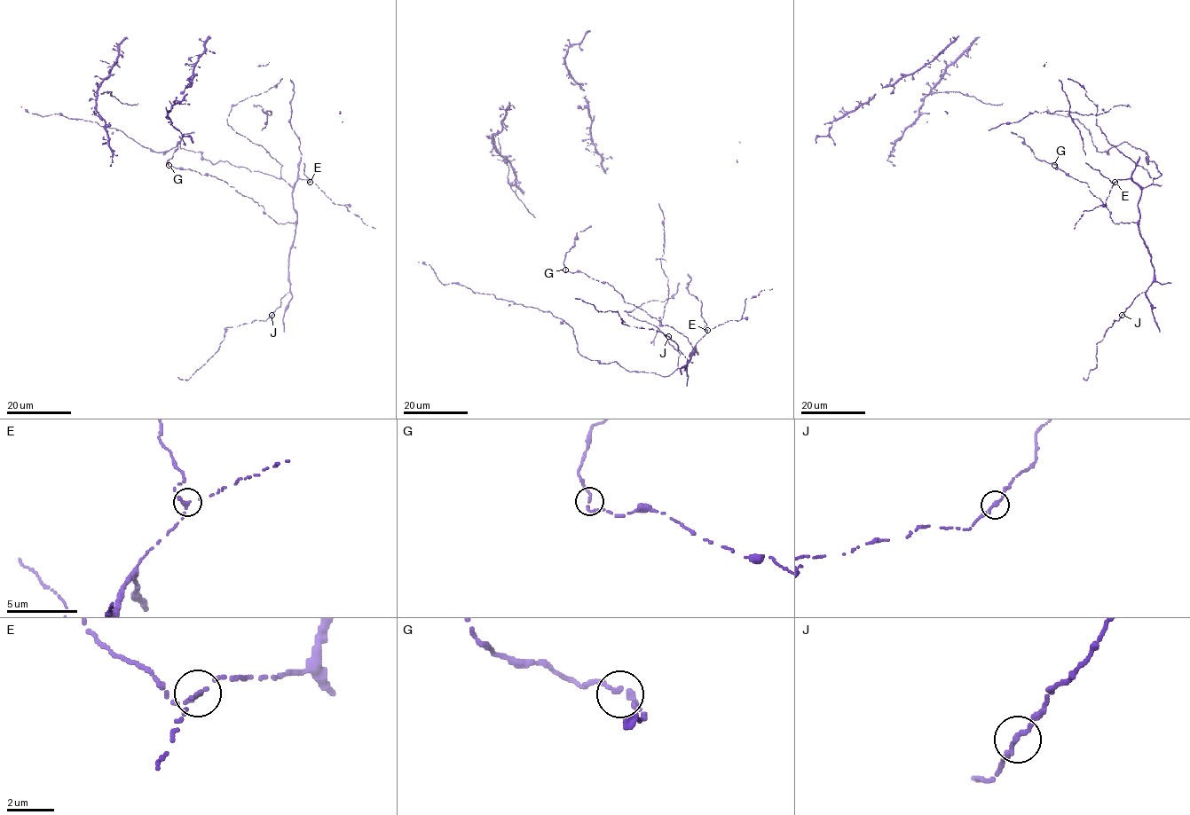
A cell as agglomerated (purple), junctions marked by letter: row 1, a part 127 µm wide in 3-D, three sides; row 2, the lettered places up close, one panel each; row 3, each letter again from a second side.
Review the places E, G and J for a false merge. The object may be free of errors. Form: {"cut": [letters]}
{"cut": []}

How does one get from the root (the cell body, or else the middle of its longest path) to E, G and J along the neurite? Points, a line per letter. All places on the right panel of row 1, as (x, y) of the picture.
E: (1089, 190), (1106, 206), (1115, 224), (1137, 223), (1139, 216), (1138, 202), (1141, 189), (1130, 178), (1115, 182)
G: (1089, 190), (1087, 183), (1057, 169), (1054, 165)
J: (1089, 190), (1106, 206), (1115, 224), (1137, 223), (1151, 258), (1154, 281), (1122, 315)

